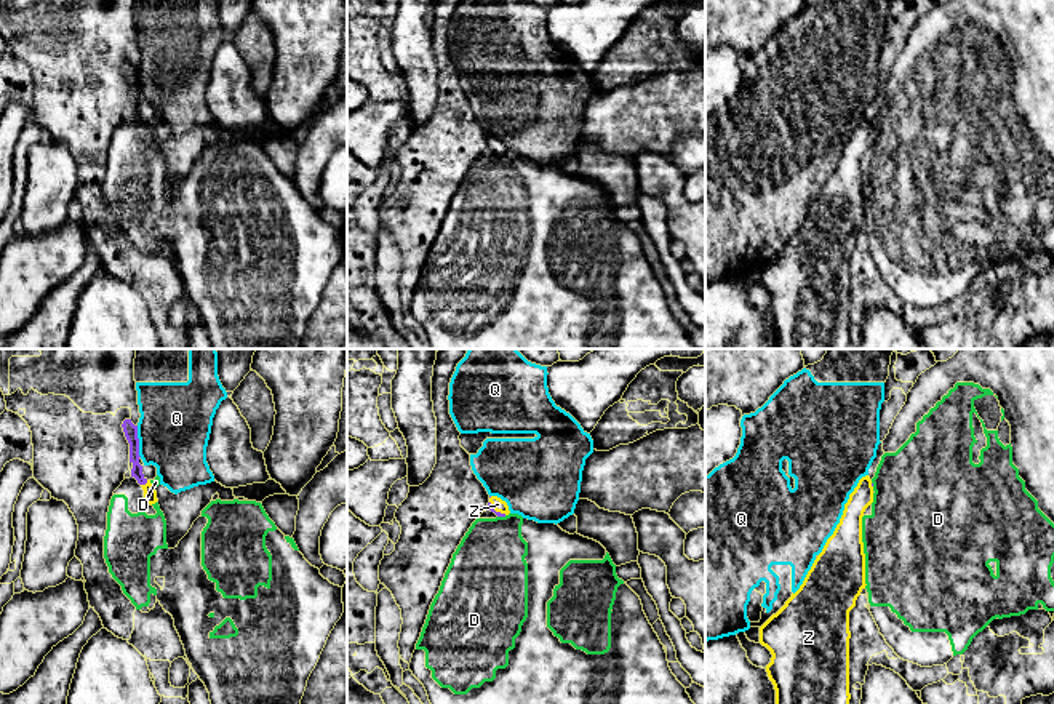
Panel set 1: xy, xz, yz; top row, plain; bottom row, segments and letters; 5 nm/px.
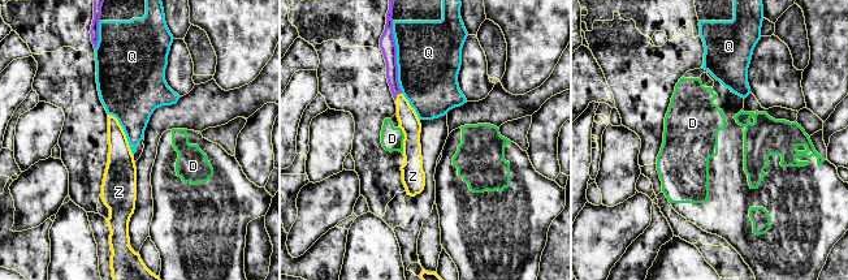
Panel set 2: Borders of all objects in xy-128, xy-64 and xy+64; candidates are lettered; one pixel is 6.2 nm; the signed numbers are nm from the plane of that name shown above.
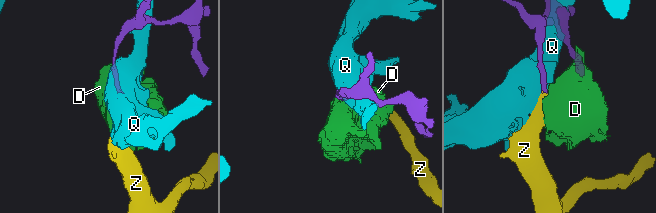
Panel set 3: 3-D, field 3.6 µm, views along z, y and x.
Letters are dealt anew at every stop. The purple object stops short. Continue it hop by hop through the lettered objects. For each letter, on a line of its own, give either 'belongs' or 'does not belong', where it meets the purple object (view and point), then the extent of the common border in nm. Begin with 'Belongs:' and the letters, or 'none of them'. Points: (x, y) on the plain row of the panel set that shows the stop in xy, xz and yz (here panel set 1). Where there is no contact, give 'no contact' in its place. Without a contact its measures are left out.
Belongs: Z
D: does not belong; meets purple in xz at (501, 157); contact 50 nm long
Q: does not belong; meets purple in xy at (138, 84); contact 160 nm long
Z: belongs; meets purple in xy at (144, 125); contact 50 nm long

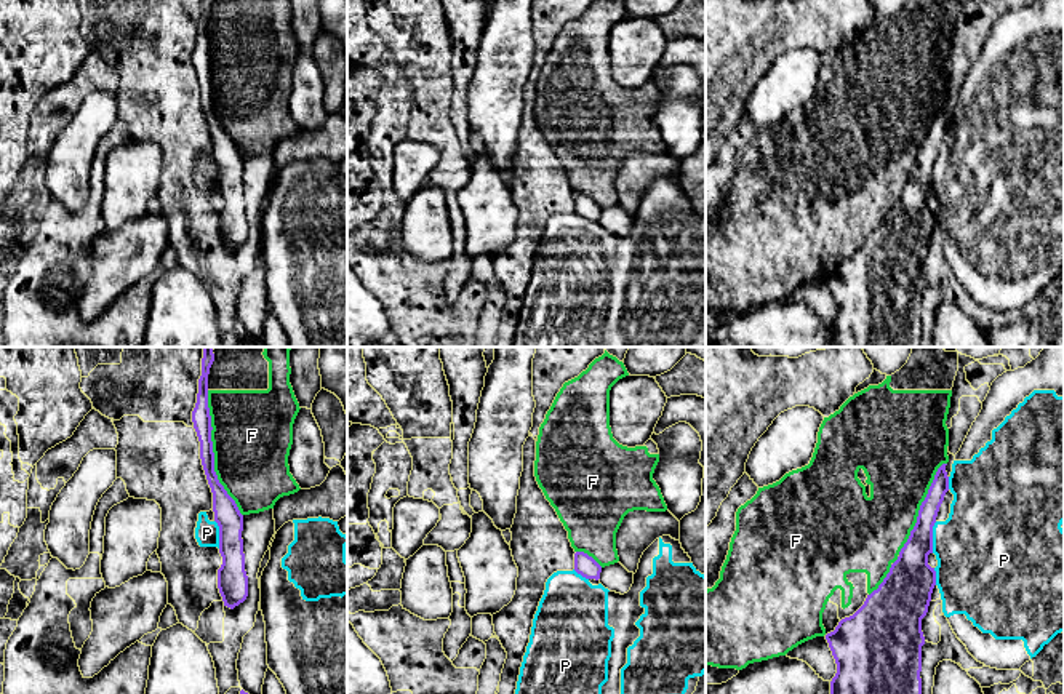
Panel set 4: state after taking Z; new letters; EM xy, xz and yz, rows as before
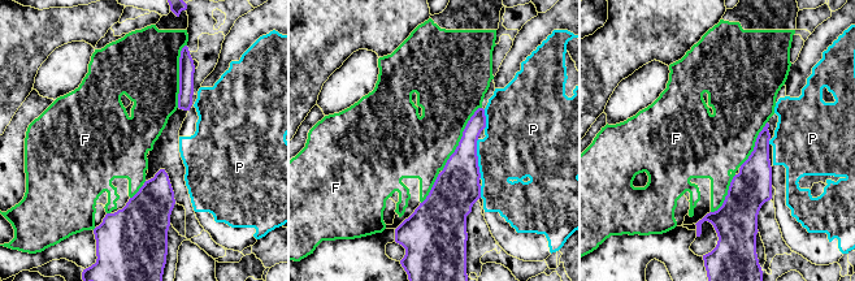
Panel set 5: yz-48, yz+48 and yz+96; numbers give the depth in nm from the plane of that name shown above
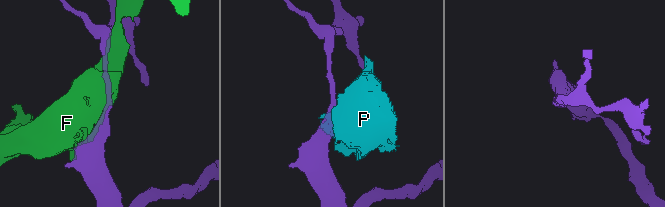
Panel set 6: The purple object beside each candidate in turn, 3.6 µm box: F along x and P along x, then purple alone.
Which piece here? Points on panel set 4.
Belongs: none of them
F: does not belong; meets purple in xy at (213, 95); contact 650 nm long
P: does not belong; meets purple in yz at (932, 179); contact 160 nm long

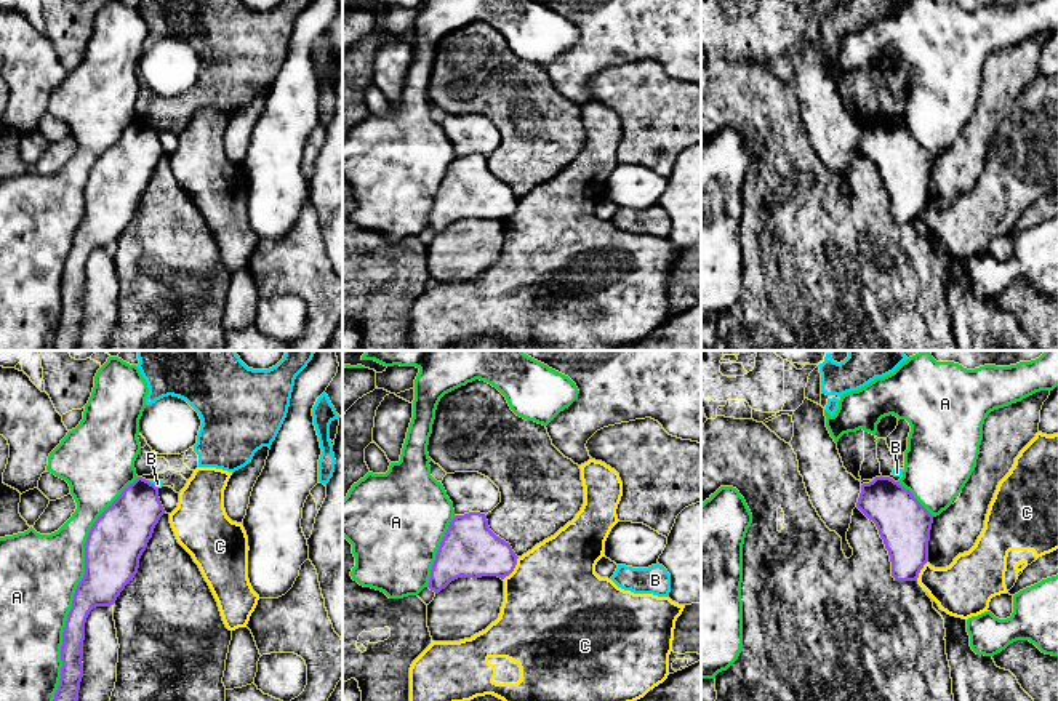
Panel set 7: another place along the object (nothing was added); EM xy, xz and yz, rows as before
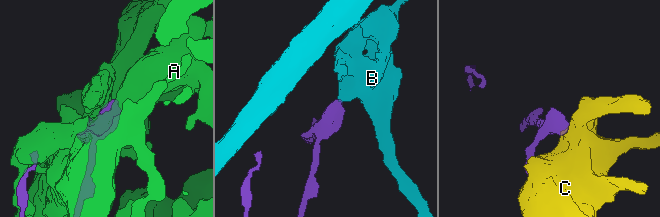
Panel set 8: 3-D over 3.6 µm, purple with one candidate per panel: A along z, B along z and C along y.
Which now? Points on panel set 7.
Belongs: none of them
A: does not belong; meets purple in xy at (76, 234); contact 1250 nm long
B: does not belong; meets purple in xy at (152, 125); contact 70 nm long
C: does not belong; meets purple in xz at (514, 208); contact 150 nm long

